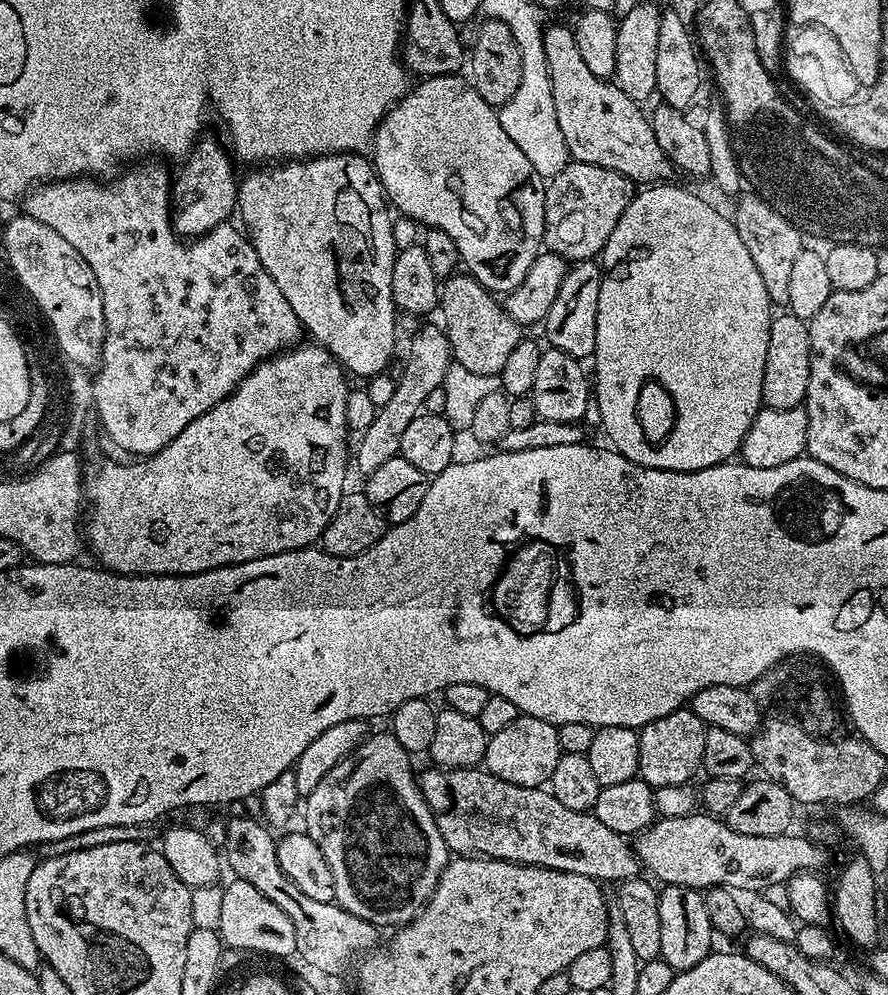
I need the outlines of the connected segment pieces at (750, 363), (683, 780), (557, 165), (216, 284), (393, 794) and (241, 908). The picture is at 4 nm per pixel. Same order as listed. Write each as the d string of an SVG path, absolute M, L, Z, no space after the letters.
M657 182L641 187L633 195L630 206L622 210L622 218L618 218L618 226L614 226L610 238L606 238L606 246L598 257L598 263L600 285L598 326L594 338L594 408L595 411L596 408L600 411L600 424L608 435L607 443L630 462L658 470L697 472L731 461L740 451L740 443L746 438L746 430L750 430L750 422L754 422L764 404L763 374L766 370L767 342L774 317L772 300L766 294L766 286L750 258L750 250L746 250L742 238L738 238L735 223L729 217L727 220L718 209L711 208L702 197L695 196L684 188L675 188L672 182Z
M691 707L679 708L677 712L666 714L666 718L658 718L644 728L639 729L638 742L638 773L639 779L653 788L662 786L678 786L689 783L692 775L701 771L704 763L704 747L706 725L693 714Z
M532 56L532 76L536 76L536 80L532 80L532 88L528 88L528 83L521 80L514 98L510 98L507 104L499 105L498 111L502 130L506 130L518 150L530 158L530 166L534 166L540 176L551 178L570 163L570 157L566 138L562 138L562 130L558 127L558 114L554 114L552 83L544 80L546 69L546 64L540 64L540 56Z
M148 162L137 163L132 166L137 168L129 167L124 170L129 172L121 171L115 178L105 180L73 178L44 182L31 189L22 200L23 215L34 218L38 222L46 222L50 230L58 230L58 234L62 234L62 238L66 238L66 242L70 242L70 246L74 246L74 250L78 250L78 254L86 258L90 270L94 270L94 278L98 278L98 290L102 290L102 308L106 310L106 346L104 347L105 365L98 371L94 390L100 401L101 416L104 418L103 435L112 444L116 443L122 451L133 452L135 455L133 457L136 458L153 456L155 452L161 452L167 444L174 442L174 438L178 438L178 434L182 434L182 430L186 430L186 426L190 426L190 422L194 422L194 418L202 418L206 410L218 406L218 402L225 400L252 373L257 364L261 364L270 356L277 355L285 346L295 345L301 339L299 336L302 336L298 314L294 314L294 310L290 310L290 302L282 298L282 290L278 290L278 282L274 282L274 278L266 274L266 266L262 266L247 235L235 223L232 225L232 222L225 222L214 226L214 230L210 230L205 236L185 242L172 228L170 172L160 164L144 163Z
M369 735L367 738L361 739L356 749L349 756L342 758L330 770L330 774L326 774L326 778L322 778L322 782L318 782L318 786L314 786L314 790L306 797L302 804L302 810L304 808L304 824L302 824L302 828L310 838L314 838L318 850L322 850L326 862L330 866L332 895L335 903L341 904L347 912L354 914L359 920L370 922L381 930L387 930L387 928L395 930L410 923L415 916L419 916L423 912L424 905L427 904L428 899L436 893L436 886L440 881L442 870L450 859L448 847L438 830L438 826L434 822L430 806L424 801L424 795L420 793L420 781L417 773L415 771L412 773L412 760L413 757L402 746L398 746L398 742L392 735Z
M235 878L229 879L229 881L229 884L223 885L222 922L218 929L225 945L229 949L241 948L244 952L265 952L268 956L289 955L291 957L296 951L296 943L294 942L294 925L290 922L290 918L286 918L286 914L282 914L282 910L278 910L278 906L274 906L274 902L270 902L270 898L258 894L258 890L254 890L254 886L250 886L250 882Z

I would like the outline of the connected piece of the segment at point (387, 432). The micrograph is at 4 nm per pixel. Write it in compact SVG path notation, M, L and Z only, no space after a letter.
M443 327L420 328L416 337L408 344L408 357L404 360L404 369L396 380L396 389L393 397L386 405L377 407L376 416L369 428L359 433L358 441L354 444L354 468L361 472L361 477L366 478L378 470L378 466L390 462L390 458L400 455L402 446L402 434L406 426L415 416L421 415L424 407L424 399L430 390L443 385L447 370L454 363L452 347L448 341Z

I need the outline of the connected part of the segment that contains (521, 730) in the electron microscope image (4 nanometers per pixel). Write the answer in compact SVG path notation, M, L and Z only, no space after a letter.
M521 714L517 720L510 722L510 726L488 737L483 767L490 774L502 778L502 782L514 782L514 786L538 788L547 785L562 754L556 729L557 725L542 722L542 718Z

